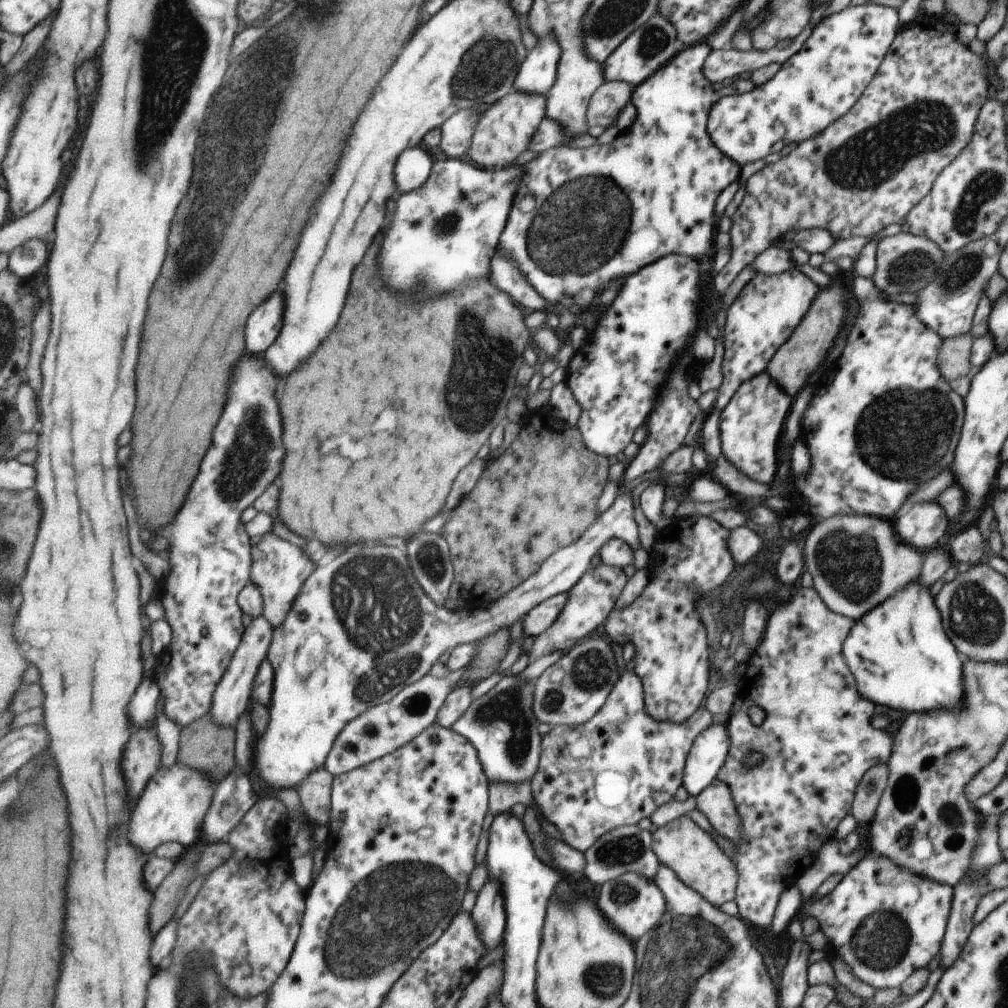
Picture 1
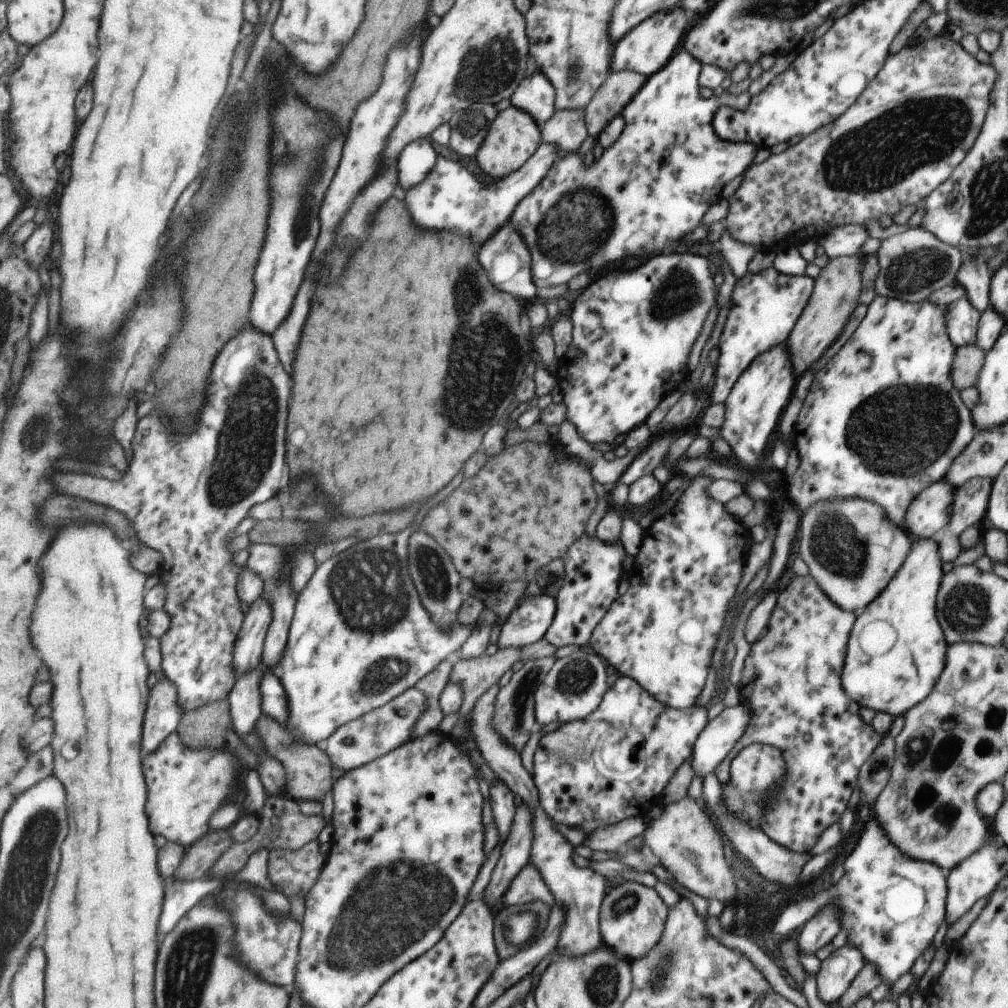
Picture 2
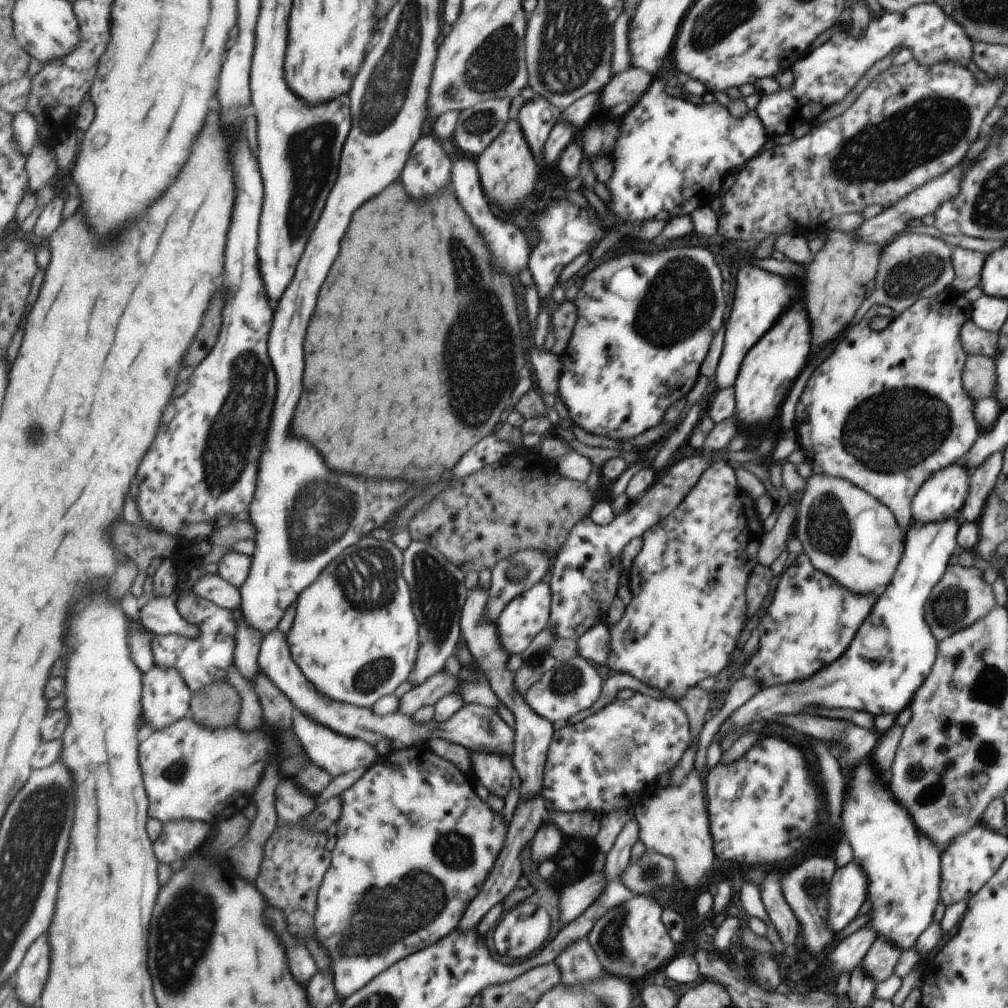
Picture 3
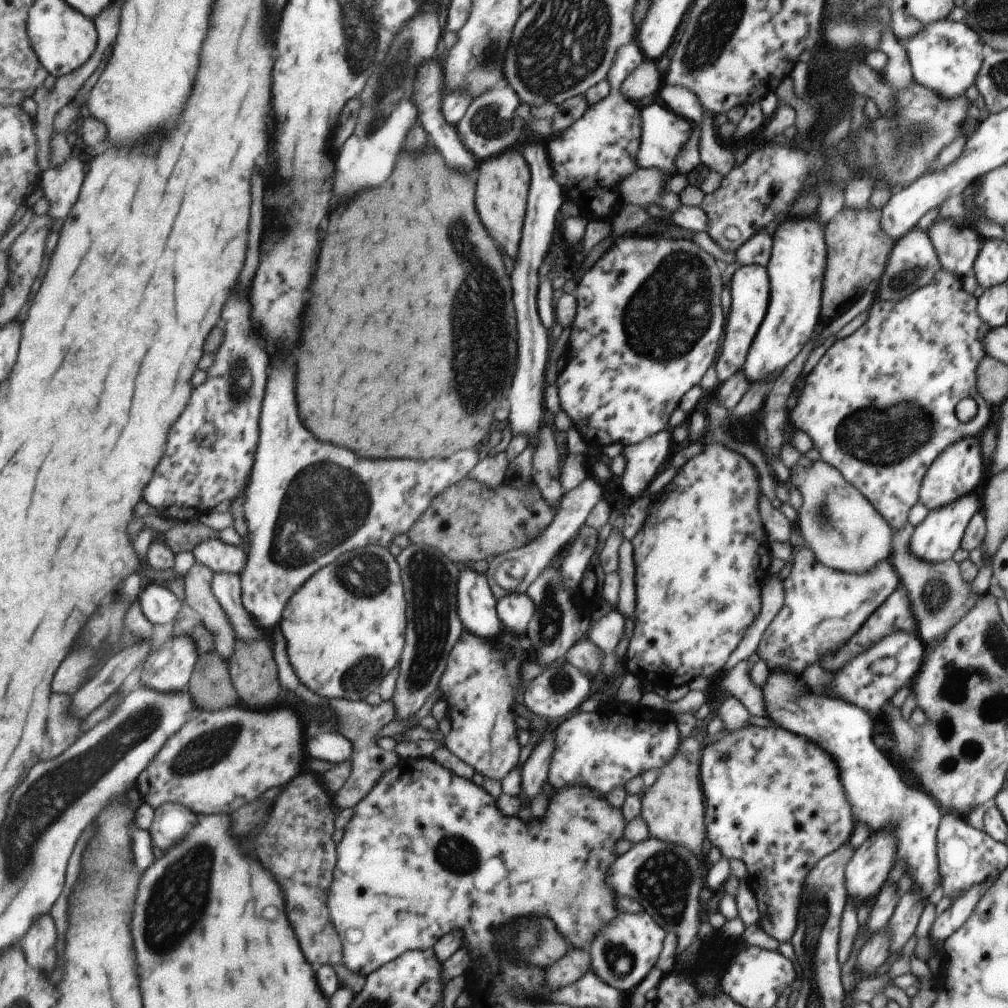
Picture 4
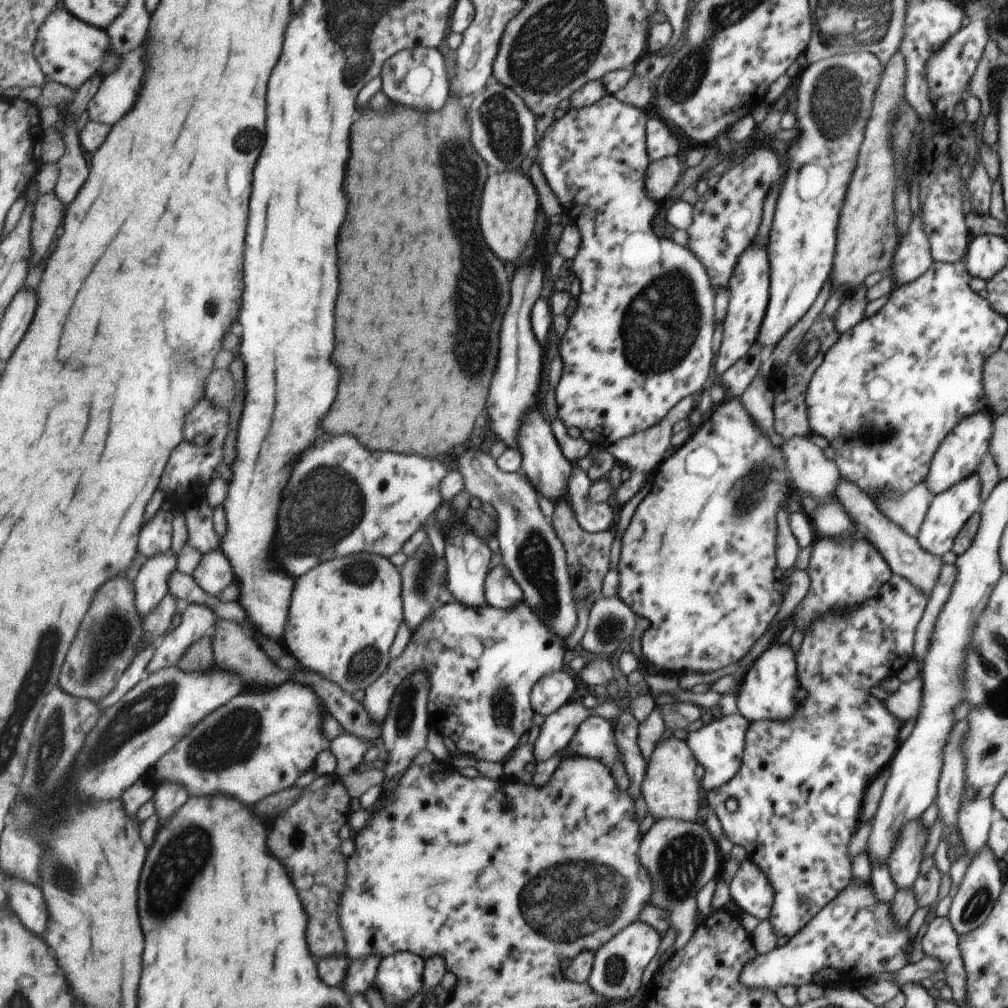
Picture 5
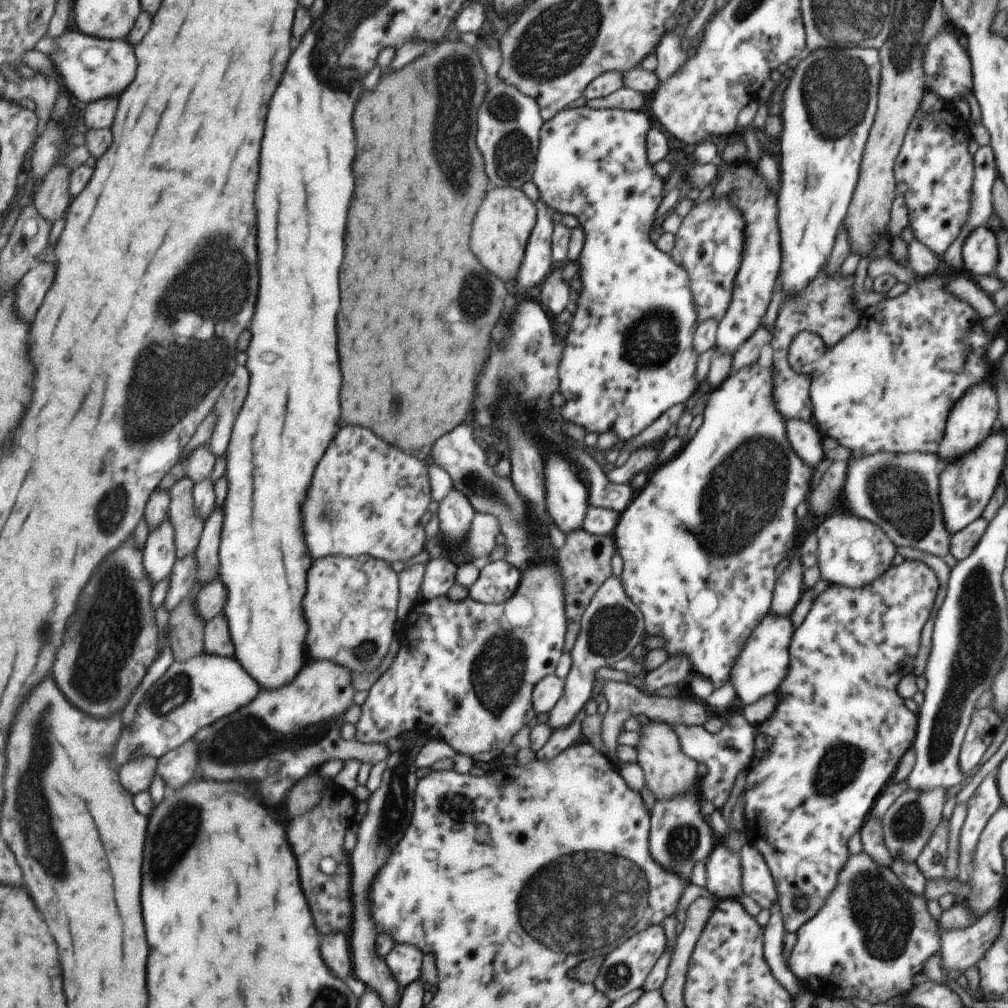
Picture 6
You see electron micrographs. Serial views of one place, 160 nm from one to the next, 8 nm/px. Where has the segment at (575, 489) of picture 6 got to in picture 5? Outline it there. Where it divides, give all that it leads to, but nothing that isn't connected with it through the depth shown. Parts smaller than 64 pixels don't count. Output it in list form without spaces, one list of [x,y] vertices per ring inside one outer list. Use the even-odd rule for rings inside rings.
[[[539,410],[531,412],[531,420],[525,422],[525,428],[521,430],[521,450],[523,450],[522,471],[526,473],[539,496],[544,496],[553,503],[553,506],[564,497],[569,498],[569,480],[573,476],[573,464],[565,458],[561,452],[561,446],[557,444],[557,437],[551,430],[551,424],[539,414]]]

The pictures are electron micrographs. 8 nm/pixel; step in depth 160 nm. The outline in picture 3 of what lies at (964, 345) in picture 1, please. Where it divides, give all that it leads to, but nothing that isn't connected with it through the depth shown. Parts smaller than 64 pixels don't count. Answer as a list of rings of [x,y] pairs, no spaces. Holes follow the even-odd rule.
[[[967,355],[963,364],[962,385],[972,399],[992,398],[995,390],[995,362],[982,355]]]

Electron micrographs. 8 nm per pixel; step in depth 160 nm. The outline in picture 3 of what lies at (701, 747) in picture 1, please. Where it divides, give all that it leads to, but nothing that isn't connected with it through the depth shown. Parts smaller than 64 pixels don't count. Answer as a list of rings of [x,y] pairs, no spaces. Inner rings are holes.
[[[941,520],[929,524],[914,524],[907,530],[906,548],[902,552],[902,563],[893,579],[875,598],[875,612],[867,616],[867,624],[859,628],[855,644],[847,648],[843,660],[835,660],[831,668],[821,668],[813,678],[760,689],[745,704],[733,710],[719,726],[714,737],[717,746],[725,734],[741,730],[753,722],[772,721],[777,714],[799,714],[807,706],[819,708],[849,708],[877,714],[897,714],[911,703],[913,692],[927,676],[935,658],[935,640],[923,620],[923,604],[929,598],[935,584],[947,570],[947,560],[955,550],[957,520]]]

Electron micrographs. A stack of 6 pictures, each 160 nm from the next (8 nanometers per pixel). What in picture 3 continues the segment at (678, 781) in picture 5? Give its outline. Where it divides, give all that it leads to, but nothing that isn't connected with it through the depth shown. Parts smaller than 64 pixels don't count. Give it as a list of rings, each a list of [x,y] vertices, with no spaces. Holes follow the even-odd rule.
[[[692,688],[688,690],[683,698],[674,700],[679,704],[679,708],[685,712],[687,721],[691,726],[691,740],[690,742],[698,742],[698,735],[709,716],[709,710],[712,705],[709,703],[709,691],[701,688]],[[691,769],[679,786],[665,786],[655,796],[637,804],[633,809],[637,822],[638,840],[646,851],[657,852],[674,861],[675,876],[683,882],[683,888],[696,889],[701,880],[711,872],[714,850],[711,850],[711,832],[707,828],[707,812],[703,800],[703,784],[697,772]]]

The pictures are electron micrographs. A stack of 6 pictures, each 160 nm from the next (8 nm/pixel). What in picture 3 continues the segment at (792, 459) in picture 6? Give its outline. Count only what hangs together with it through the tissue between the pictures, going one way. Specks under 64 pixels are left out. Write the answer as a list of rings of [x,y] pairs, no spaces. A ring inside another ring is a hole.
[[[727,461],[715,462],[709,468],[705,468],[695,486],[687,492],[687,495],[682,502],[679,502],[675,510],[671,510],[667,516],[663,516],[657,524],[649,526],[641,536],[641,542],[643,543],[641,544],[641,550],[635,556],[631,567],[628,568],[627,587],[631,594],[630,601],[625,606],[625,612],[616,623],[606,624],[607,634],[609,634],[609,654],[607,654],[604,666],[616,673],[627,674],[642,684],[659,690],[662,692],[663,698],[672,701],[683,698],[687,691],[691,690],[699,680],[703,680],[707,676],[715,676],[717,672],[721,672],[725,668],[725,664],[729,662],[729,656],[735,650],[739,632],[743,630],[743,624],[745,624],[745,582],[747,582],[753,566],[757,564],[755,552],[757,552],[757,546],[759,546],[759,538],[757,538],[759,532],[761,532],[761,524],[757,522],[757,516],[753,512],[753,500],[747,494],[743,494],[737,487],[733,468],[727,464]],[[709,580],[715,580],[713,588],[709,588],[709,584],[707,584]]]

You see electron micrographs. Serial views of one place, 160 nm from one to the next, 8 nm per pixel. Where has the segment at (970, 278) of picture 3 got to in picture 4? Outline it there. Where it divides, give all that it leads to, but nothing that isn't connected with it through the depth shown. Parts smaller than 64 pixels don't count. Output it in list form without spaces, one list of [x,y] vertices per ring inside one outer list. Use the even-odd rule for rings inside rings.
[[[939,218],[926,231],[941,268],[963,279],[973,270],[978,256],[979,238],[967,226],[955,226],[951,219]]]

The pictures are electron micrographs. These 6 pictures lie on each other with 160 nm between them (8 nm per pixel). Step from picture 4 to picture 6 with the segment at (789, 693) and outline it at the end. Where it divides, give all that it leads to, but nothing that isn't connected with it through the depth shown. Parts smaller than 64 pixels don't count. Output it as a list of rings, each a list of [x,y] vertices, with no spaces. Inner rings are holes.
[[[768,612],[758,627],[751,632],[747,644],[743,644],[743,652],[739,660],[735,660],[735,668],[731,668],[731,684],[735,695],[743,706],[756,702],[768,693],[775,694],[779,684],[786,678],[789,670],[789,642],[793,640],[794,630],[791,628],[789,616],[773,616]]]

